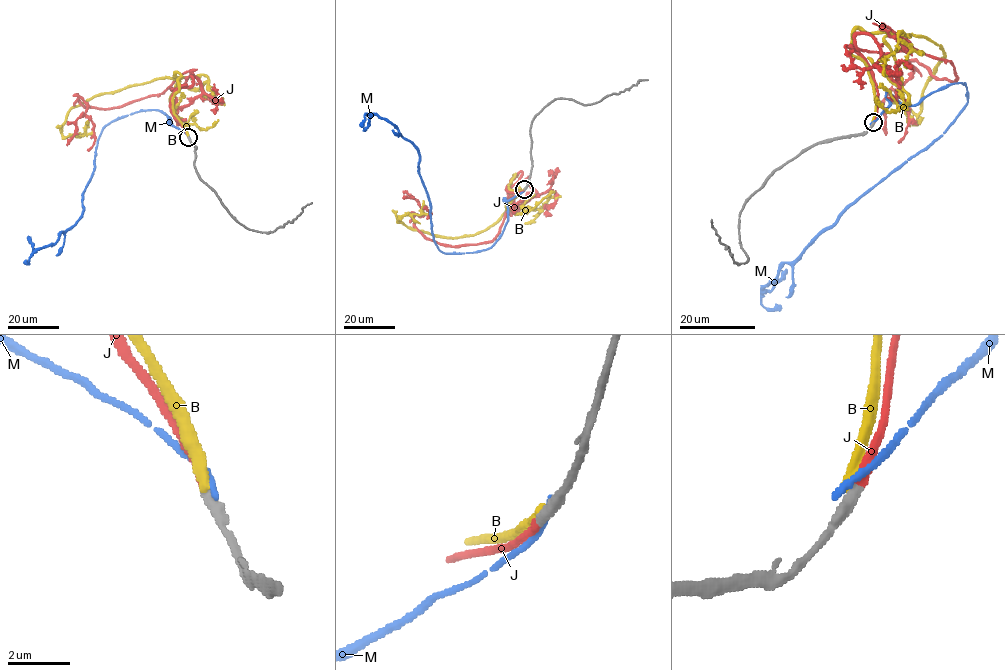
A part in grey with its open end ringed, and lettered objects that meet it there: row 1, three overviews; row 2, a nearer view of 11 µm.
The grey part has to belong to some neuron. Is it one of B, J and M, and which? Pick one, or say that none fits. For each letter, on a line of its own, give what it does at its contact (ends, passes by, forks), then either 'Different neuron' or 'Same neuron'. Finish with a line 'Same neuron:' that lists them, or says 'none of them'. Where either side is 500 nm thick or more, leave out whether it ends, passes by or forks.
B: It ends there. Different neuron
J: It ends there. Same neuron
M: It ends there. Different neuron
Same neuron: J

